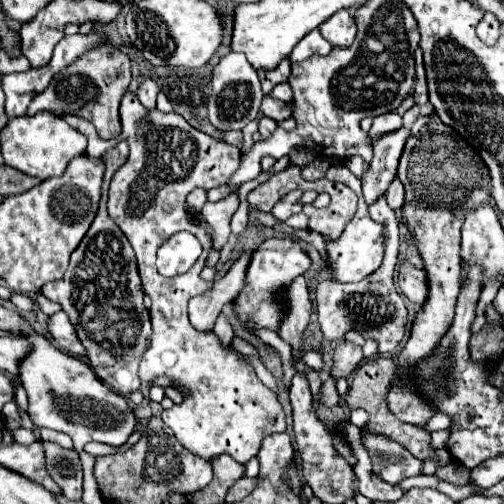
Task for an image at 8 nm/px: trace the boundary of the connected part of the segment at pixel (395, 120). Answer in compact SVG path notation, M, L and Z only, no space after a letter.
M387 113L387 115L375 117L375 119L373 119L373 127L371 127L371 131L369 131L371 141L375 141L375 139L377 139L379 135L383 135L383 133L389 133L389 131L399 129L401 123L403 123L403 119L401 119L399 113Z

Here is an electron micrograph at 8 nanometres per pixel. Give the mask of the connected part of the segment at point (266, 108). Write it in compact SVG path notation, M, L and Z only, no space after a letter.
M269 95L263 97L261 111L263 111L267 117L275 119L277 123L281 123L283 119L289 119L289 117L291 117L291 109L289 109L289 105L283 103L283 101L277 101L277 99L269 97Z

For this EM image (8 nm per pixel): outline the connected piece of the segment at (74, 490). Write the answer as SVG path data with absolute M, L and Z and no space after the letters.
M41 441L45 445L45 467L53 481L61 487L67 499L81 499L83 469L81 459L75 449L65 449L51 441Z

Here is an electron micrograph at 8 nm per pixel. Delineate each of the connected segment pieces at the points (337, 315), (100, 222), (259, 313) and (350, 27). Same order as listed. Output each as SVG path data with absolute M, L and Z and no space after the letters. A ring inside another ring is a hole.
M381 197L375 205L369 207L373 221L383 225L385 233L385 257L381 267L357 283L337 283L337 281L321 281L315 289L317 301L317 321L321 325L323 339L329 343L339 343L347 331L357 331L365 339L375 339L379 355L391 353L405 335L407 325L407 307L403 295L395 287L395 265L399 253L399 221L395 211L389 209L385 197Z
M119 143L103 155L105 177L103 177L103 197L99 203L97 217L89 227L87 235L71 255L71 263L59 281L45 283L41 293L59 303L69 315L83 347L87 349L87 359L97 373L97 377L109 385L119 395L129 395L139 389L137 367L151 337L149 311L143 305L143 285L137 273L135 253L121 229L109 219L105 203L109 181L113 173L127 161L129 147ZM93 309L93 315L91 315Z
M281 235L281 237L271 237L267 241L263 241L257 251L253 253L253 259L251 259L251 265L249 265L249 273L247 273L247 285L245 289L239 293L239 297L235 299L235 311L239 313L241 317L241 325L247 327L247 329L255 329L255 325L259 327L267 327L267 329L277 329L281 317L283 317L283 311L285 307L281 305L279 301L279 289L283 289L285 285L289 285L297 275L303 275L307 269L309 269L311 261L307 257L307 253L301 249L299 241L293 239L291 235Z
M341 9L341 11L333 13L325 23L321 23L319 31L333 47L349 47L355 39L357 27L355 27L355 21L349 15L349 11Z

